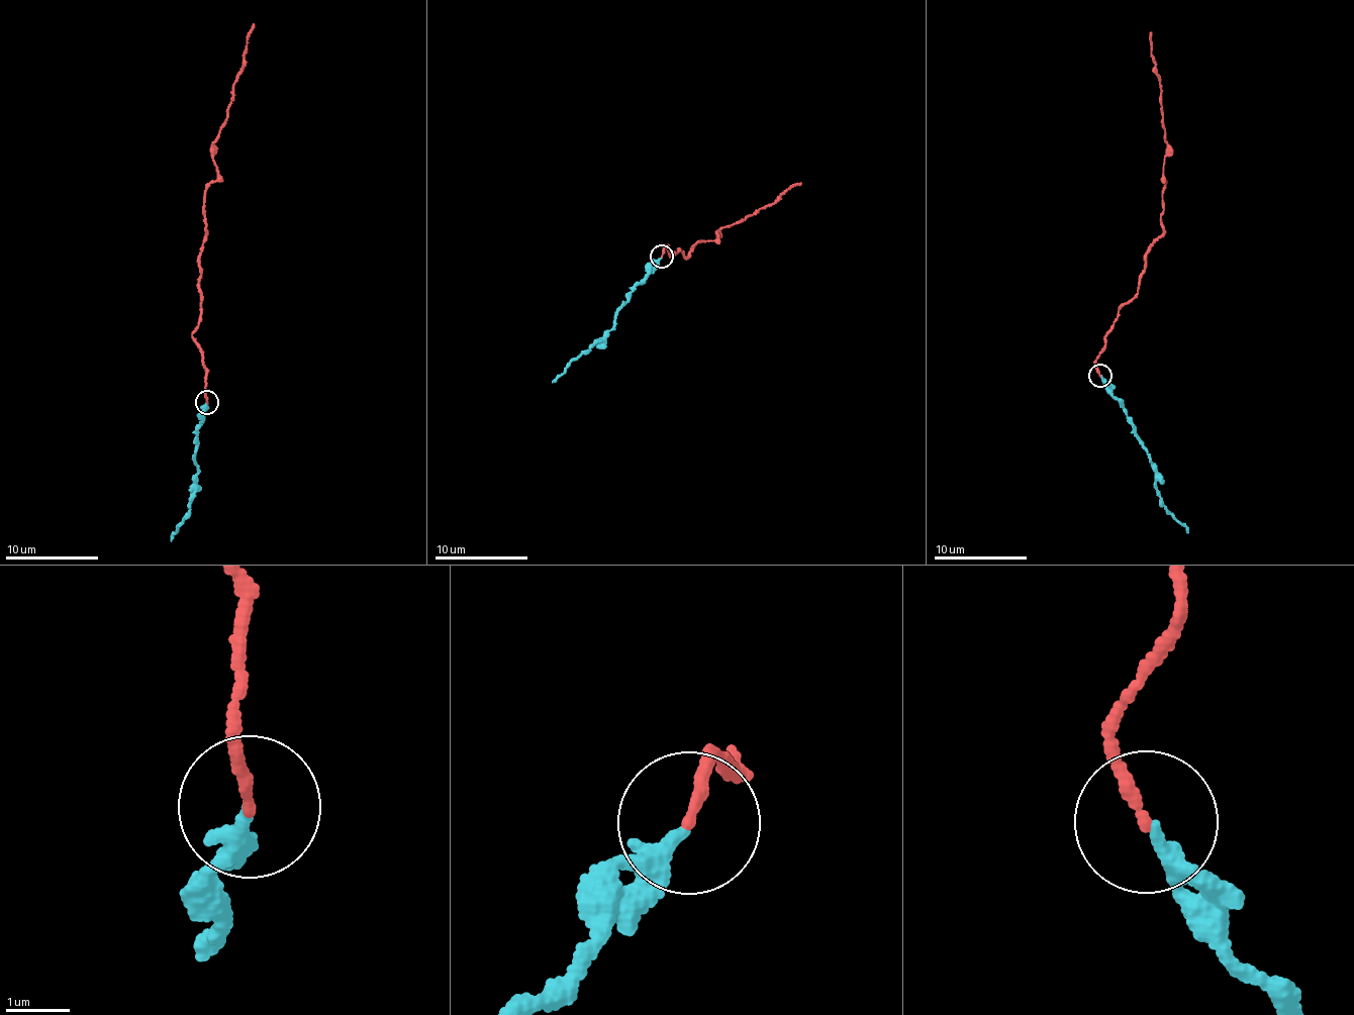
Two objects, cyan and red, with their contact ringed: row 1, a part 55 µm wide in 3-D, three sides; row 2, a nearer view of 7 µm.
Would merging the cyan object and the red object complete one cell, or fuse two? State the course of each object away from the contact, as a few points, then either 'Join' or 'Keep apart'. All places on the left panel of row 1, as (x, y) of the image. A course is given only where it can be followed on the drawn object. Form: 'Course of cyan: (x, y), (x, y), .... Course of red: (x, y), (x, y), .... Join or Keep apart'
Course of cyan: (208, 401), (204, 421), (196, 433), (198, 471), (193, 484), (189, 515), (170, 540). Course of red: (208, 401), (193, 336), (201, 313), (204, 191), (217, 178), (213, 141), (255, 23). Join

